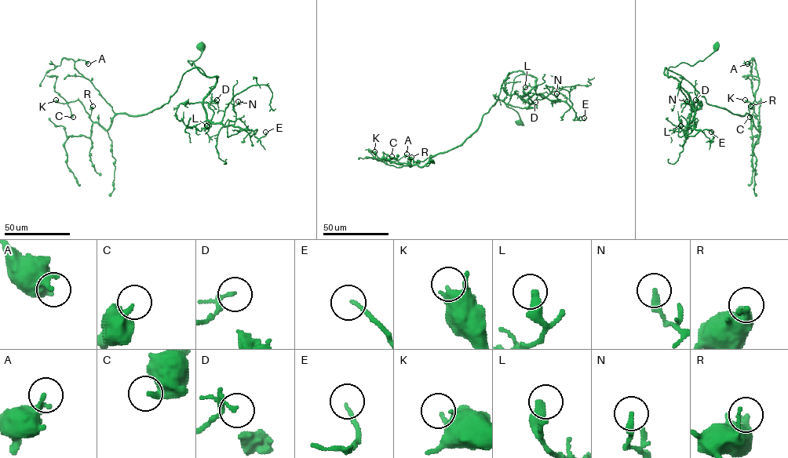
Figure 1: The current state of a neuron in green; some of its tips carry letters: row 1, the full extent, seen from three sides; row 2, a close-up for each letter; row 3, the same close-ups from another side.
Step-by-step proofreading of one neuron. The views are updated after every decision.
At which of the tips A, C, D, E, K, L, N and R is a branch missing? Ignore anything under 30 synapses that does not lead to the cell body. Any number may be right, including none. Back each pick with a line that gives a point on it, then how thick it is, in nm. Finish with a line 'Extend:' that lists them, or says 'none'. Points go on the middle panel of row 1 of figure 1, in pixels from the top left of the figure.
Extend: none

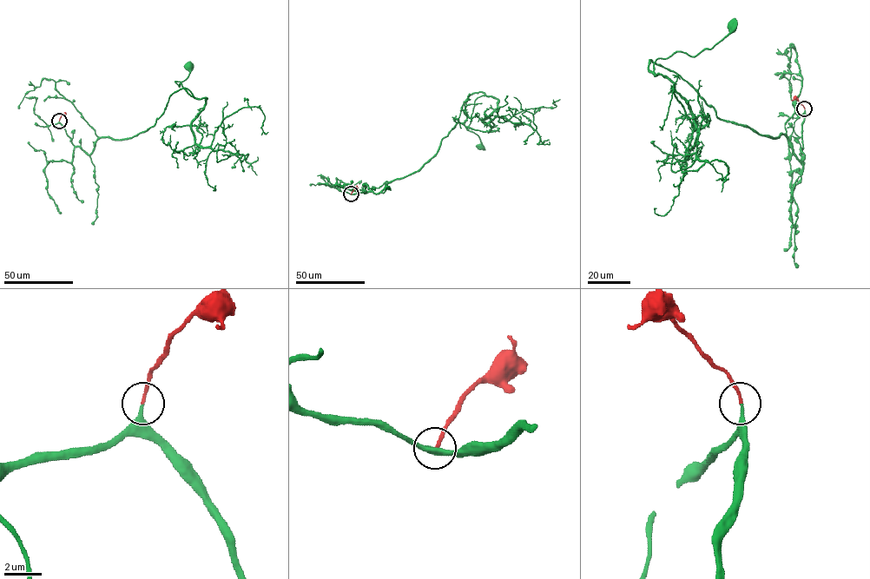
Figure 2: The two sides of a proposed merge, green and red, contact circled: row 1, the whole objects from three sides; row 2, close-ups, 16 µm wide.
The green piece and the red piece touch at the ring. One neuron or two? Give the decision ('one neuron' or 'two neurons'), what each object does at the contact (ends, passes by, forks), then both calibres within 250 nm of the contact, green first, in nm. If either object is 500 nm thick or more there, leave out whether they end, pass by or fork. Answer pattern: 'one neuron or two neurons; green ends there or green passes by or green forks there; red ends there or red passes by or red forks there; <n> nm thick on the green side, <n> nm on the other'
one neuron; green ends there; red ends there; 170 nm thick on the green side, 150 nm on the other

